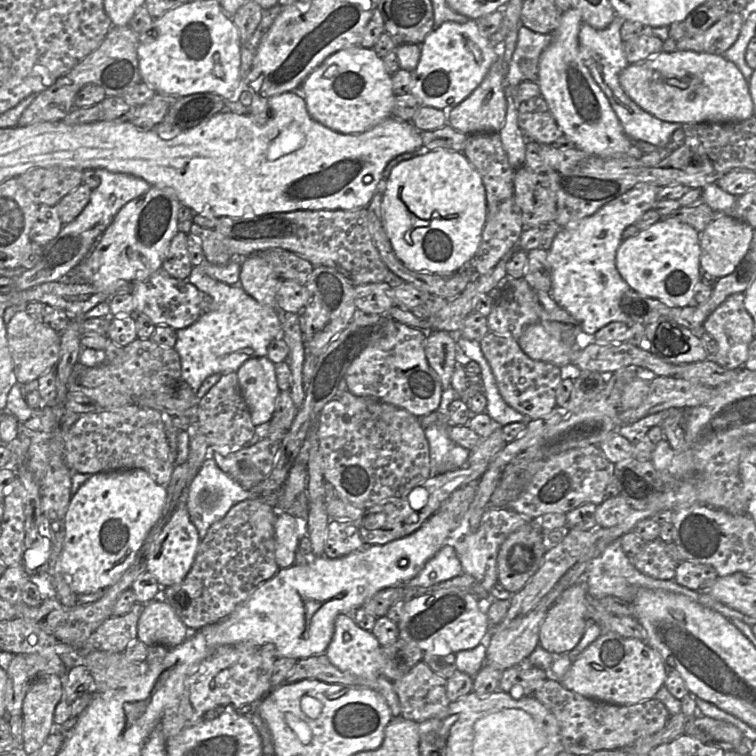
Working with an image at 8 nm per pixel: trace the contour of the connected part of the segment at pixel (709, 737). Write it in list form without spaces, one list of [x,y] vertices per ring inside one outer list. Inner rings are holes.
[[[689,716],[691,719],[686,725],[684,734],[700,739],[703,743],[711,744],[722,748],[725,751],[735,751],[735,749],[747,739],[742,731],[733,724],[716,720],[707,716]]]

